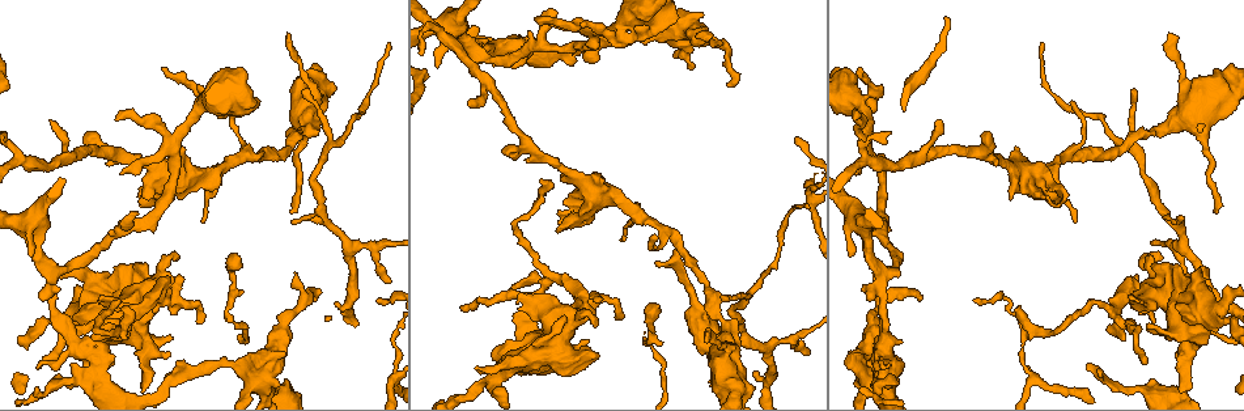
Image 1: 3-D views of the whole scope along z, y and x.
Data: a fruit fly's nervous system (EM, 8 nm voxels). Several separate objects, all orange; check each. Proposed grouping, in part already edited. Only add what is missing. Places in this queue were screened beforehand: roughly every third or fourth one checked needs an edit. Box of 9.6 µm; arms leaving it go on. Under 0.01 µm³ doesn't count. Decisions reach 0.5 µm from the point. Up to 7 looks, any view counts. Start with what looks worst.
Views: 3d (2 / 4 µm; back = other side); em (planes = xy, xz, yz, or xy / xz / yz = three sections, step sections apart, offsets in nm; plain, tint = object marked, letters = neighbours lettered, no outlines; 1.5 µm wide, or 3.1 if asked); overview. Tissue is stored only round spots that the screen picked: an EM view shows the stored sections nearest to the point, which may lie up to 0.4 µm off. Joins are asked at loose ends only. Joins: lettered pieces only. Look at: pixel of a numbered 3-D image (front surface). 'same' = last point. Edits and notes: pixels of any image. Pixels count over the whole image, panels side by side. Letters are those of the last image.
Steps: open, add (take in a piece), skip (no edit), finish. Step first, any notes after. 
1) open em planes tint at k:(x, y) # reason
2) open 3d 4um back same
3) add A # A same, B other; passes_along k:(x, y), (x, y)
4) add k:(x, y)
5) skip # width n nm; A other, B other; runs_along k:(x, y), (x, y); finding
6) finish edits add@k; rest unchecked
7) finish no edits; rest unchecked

open em yz step 8 plain at 1:(1141, 358) # thin end

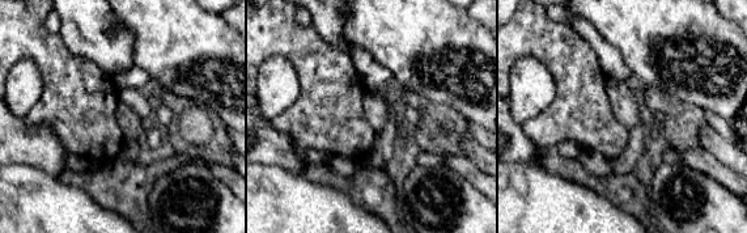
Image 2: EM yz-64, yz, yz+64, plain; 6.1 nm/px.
open em yz step 8 letters same # what lies round it

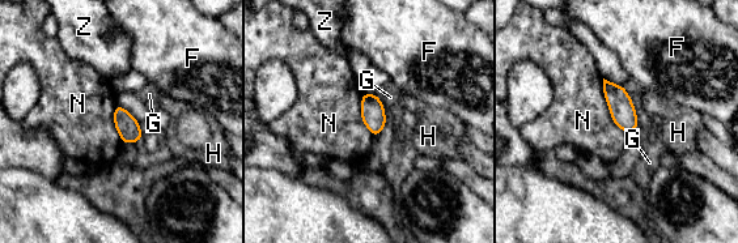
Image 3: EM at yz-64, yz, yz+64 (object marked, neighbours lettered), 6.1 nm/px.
skip # F other, G other, H other, N other, Z other; border 3:(602, 79), (609, 114), (626, 133); none of them fits

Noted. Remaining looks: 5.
open 3d 4um at 1:(124, 311) # free end

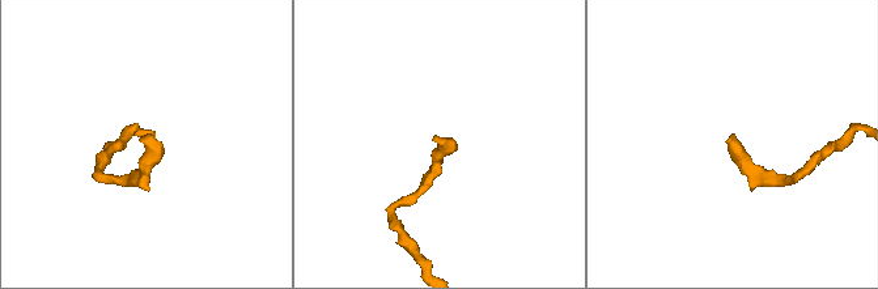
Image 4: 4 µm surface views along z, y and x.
open em xz step 4 letters at 4:(143, 139) # now the EM

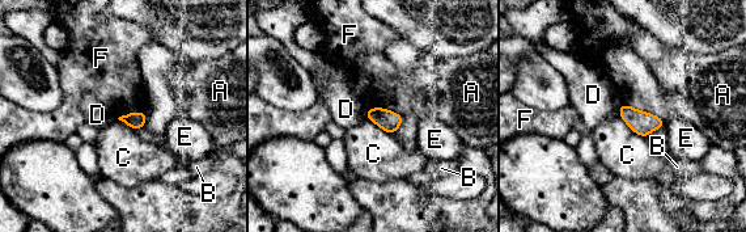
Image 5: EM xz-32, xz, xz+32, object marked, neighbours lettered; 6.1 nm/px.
skip # A other, B other, C other, D other, E other, F other; border 5:(618, 109), (618, 116), (645, 138); none of them fits

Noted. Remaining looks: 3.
open em xy step 8 letters at 1:(727, 87) # branch stops here

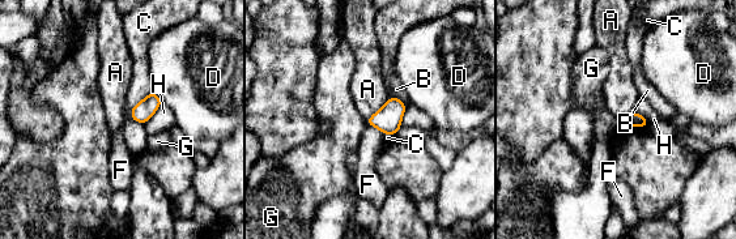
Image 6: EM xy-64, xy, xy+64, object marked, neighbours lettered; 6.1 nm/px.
open em planes letters same

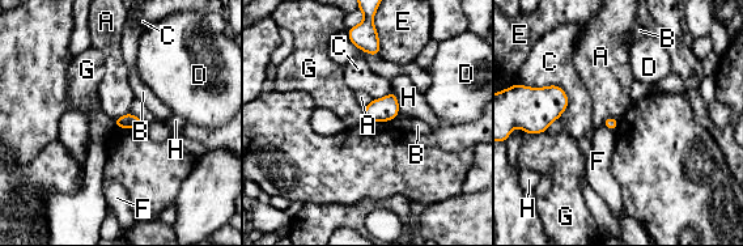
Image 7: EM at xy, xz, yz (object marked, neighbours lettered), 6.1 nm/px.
skip # A other, B other, C other, D other, E other, F other, G other, H other; none of them fits

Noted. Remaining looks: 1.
finish no edits; rest unchecked

